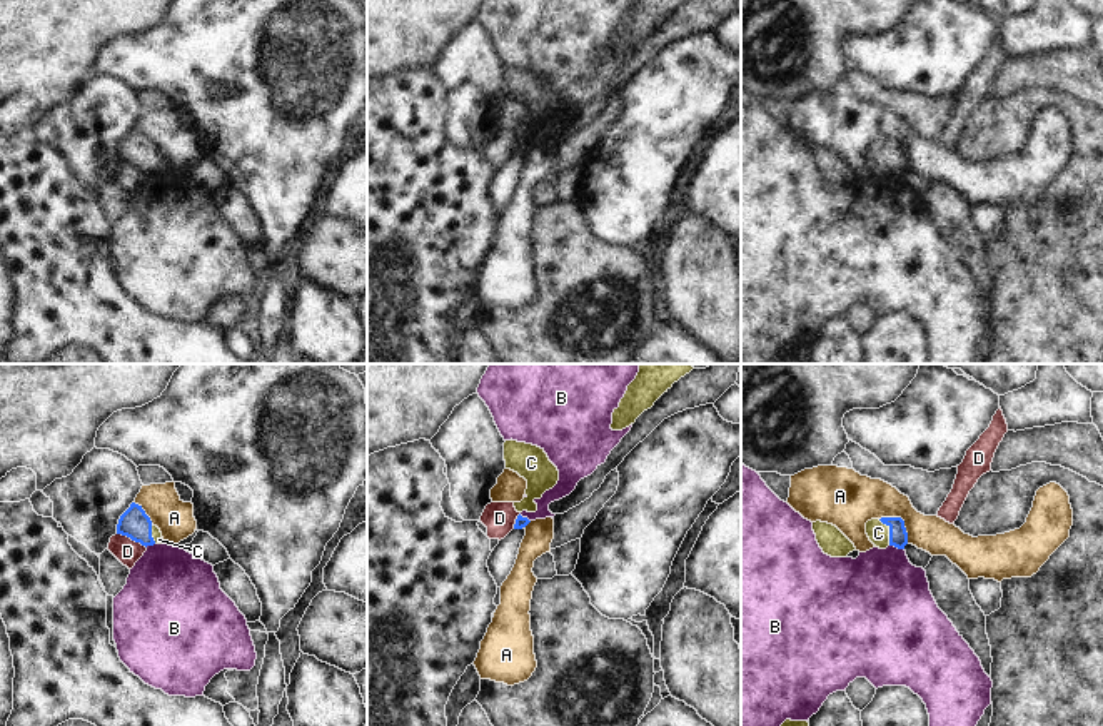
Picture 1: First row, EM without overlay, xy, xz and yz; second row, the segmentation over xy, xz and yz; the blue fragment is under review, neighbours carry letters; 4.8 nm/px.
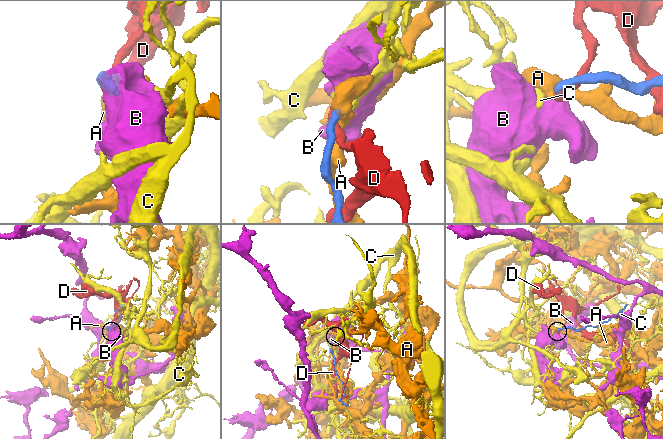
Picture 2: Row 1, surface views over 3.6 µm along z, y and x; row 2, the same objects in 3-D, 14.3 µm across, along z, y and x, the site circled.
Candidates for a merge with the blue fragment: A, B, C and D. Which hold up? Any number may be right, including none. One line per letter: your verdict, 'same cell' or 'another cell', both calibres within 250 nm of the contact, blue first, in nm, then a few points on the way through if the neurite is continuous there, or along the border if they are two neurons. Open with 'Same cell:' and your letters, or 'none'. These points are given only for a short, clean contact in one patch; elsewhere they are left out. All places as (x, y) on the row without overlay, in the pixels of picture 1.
Same cell: C
A: another cell | 90/240 nm
B: another cell | 90/420 nm | along yz (890, 171), (903, 176)
C: same cell | 90/110 nm | across yz (898, 162), (890, 157), (878, 159)
D: another cell | 150/120 nm

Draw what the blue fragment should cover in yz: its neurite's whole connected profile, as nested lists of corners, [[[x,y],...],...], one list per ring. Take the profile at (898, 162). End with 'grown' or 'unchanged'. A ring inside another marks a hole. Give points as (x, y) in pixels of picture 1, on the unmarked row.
[[[901,144],[871,145],[866,149],[866,160],[879,175],[886,175],[888,172],[904,175],[908,170],[908,159]]]; grown

